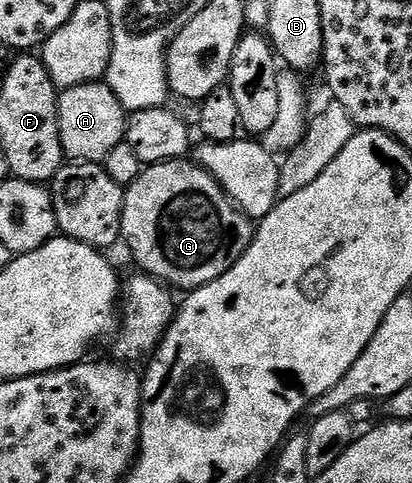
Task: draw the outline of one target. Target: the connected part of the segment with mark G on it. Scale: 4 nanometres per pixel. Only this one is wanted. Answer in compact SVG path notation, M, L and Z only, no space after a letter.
M174 158L168 162L148 165L141 176L137 176L137 180L133 180L133 184L123 192L122 245L131 249L131 254L139 265L136 267L142 273L159 279L176 291L193 291L229 272L235 261L251 247L251 242L255 239L255 228L256 223L232 202L219 181L195 160Z

